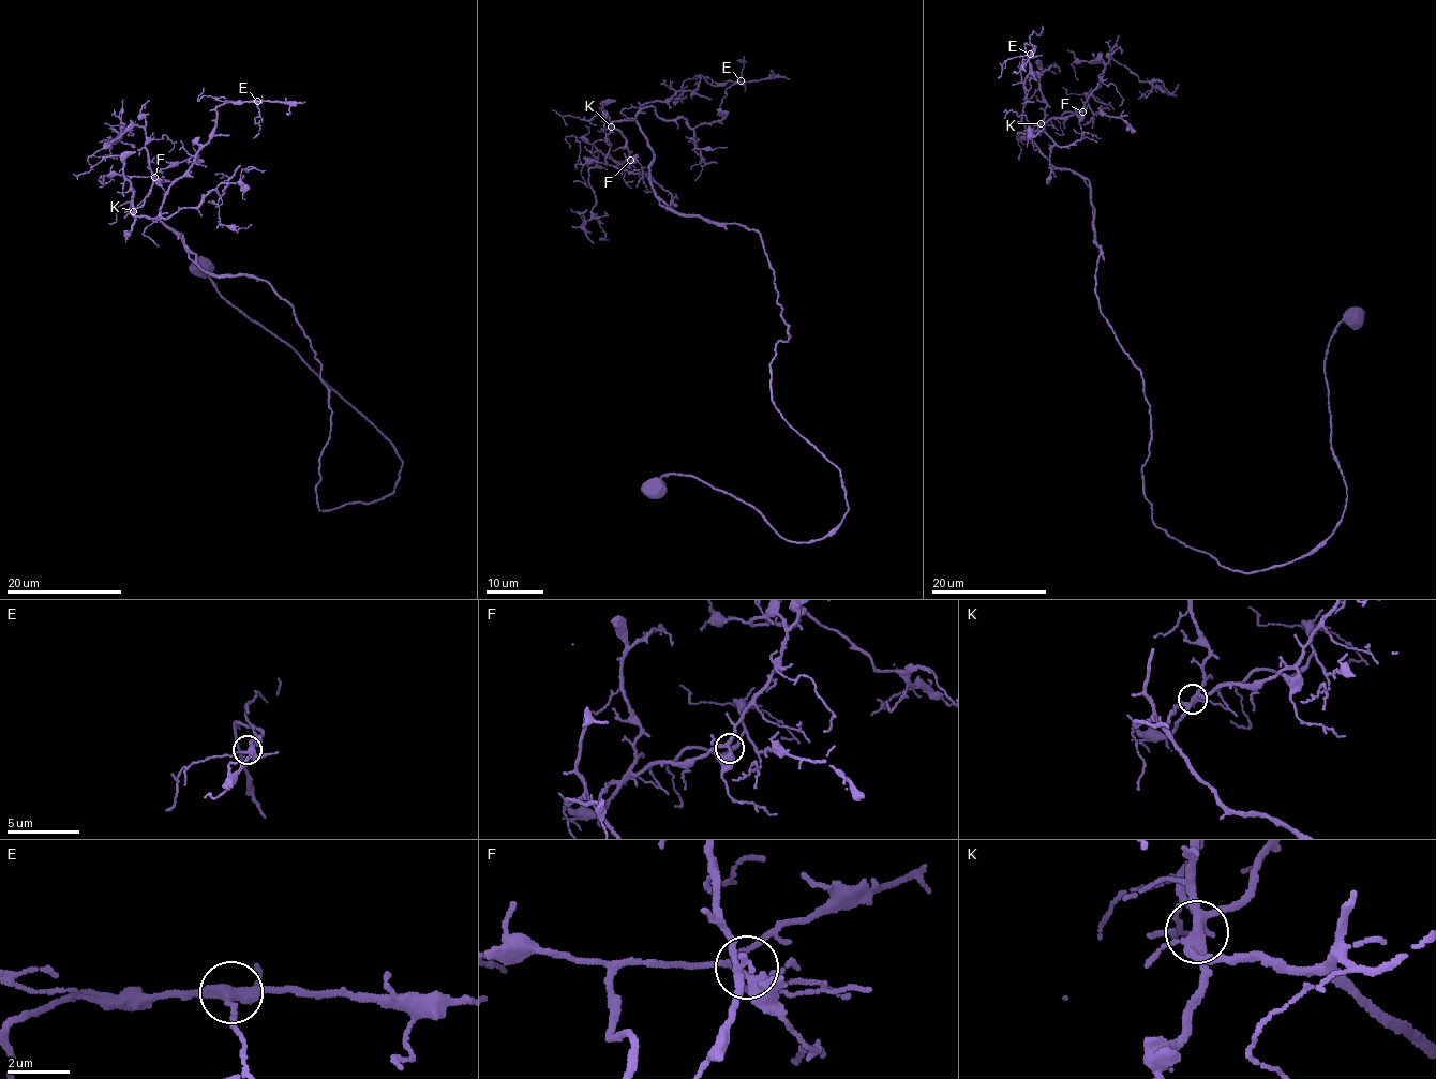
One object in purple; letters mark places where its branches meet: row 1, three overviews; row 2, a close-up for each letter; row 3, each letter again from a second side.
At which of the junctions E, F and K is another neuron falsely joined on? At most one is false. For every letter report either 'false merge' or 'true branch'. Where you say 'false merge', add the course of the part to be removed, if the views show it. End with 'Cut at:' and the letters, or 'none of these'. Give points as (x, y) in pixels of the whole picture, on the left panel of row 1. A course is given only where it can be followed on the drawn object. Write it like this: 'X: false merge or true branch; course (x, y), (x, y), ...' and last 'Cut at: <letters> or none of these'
E: true branch
F: true branch
K: false merge; course (134, 211), (133, 188), (121, 156), (104, 158), (87, 173), (73, 173)
Cut at: K

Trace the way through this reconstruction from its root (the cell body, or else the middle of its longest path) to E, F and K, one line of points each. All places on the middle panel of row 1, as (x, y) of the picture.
E: (658, 486), (704, 481), (797, 542), (848, 508), (772, 400), (761, 236), (649, 180), (641, 105), (741, 80)
F: (658, 486), (704, 481), (797, 542), (848, 508), (772, 400), (761, 236), (668, 208), (614, 120), (630, 160)
K: (658, 486), (704, 481), (797, 542), (848, 508), (772, 400), (761, 236), (668, 208), (647, 137), (611, 126)

